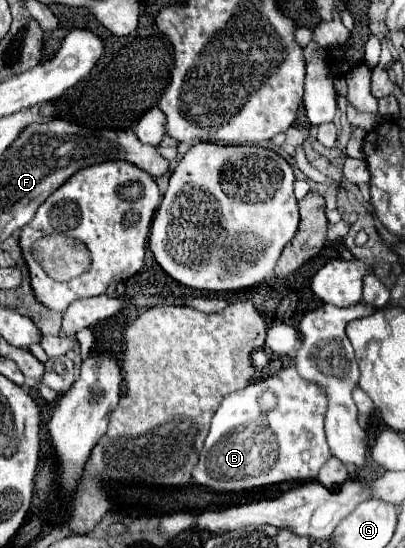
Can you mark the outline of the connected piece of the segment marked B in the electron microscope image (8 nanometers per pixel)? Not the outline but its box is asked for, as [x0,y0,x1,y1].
[192,366,330,493]

